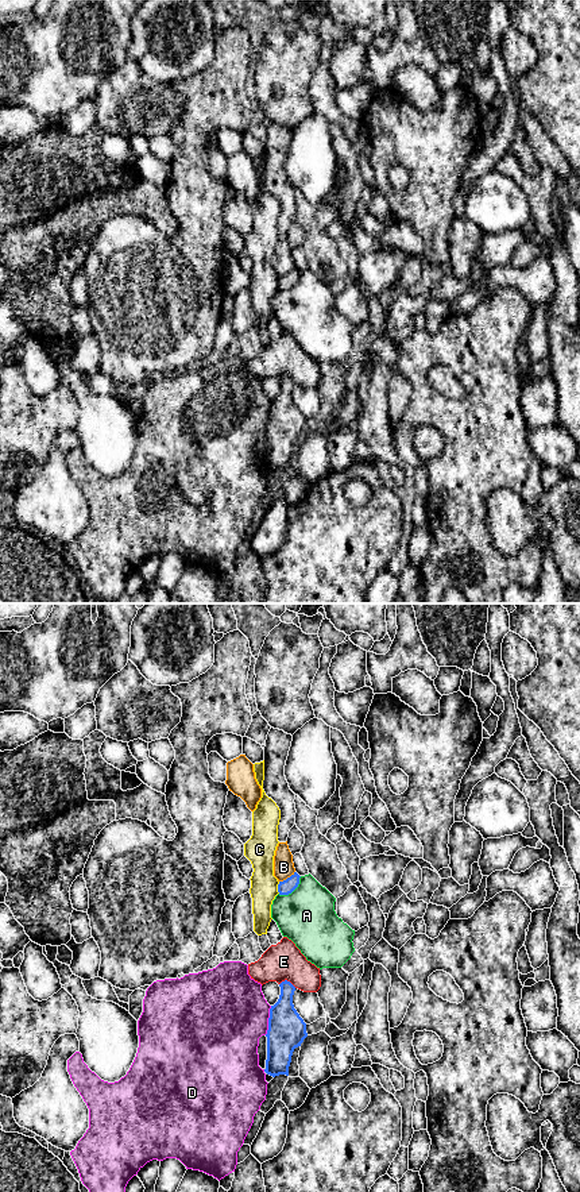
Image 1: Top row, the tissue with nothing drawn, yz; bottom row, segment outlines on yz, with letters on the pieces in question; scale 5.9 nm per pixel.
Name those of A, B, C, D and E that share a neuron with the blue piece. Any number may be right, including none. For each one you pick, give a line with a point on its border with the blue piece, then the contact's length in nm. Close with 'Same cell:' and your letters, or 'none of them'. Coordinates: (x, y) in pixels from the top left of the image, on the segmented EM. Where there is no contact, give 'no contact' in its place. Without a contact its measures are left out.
Same cell: none of them

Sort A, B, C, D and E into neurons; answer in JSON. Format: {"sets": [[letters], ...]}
{"sets": [["A"], ["B"], ["C", "D"], ["E"]]}

